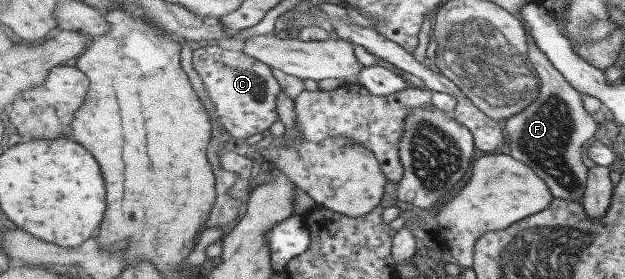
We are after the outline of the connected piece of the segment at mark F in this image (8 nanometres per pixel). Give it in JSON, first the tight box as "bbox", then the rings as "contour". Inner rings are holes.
{"bbox":[503,26,601,203],"contour":[[[526,26],[526,34],[531,41],[531,61],[543,79],[543,85],[539,97],[522,114],[503,122],[510,154],[543,177],[550,184],[555,198],[583,203],[590,178],[590,171],[585,168],[583,145],[601,133],[601,120],[583,107],[583,94],[571,85],[570,80],[542,52],[535,37],[531,36],[529,26]]]}

